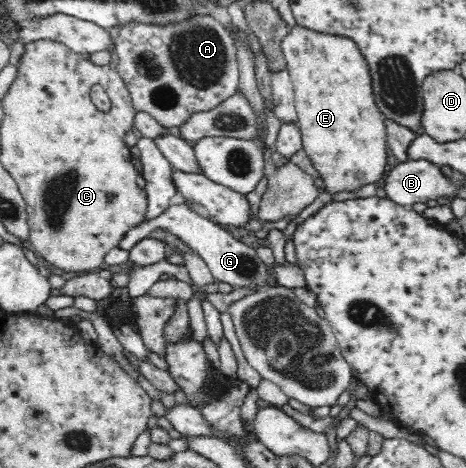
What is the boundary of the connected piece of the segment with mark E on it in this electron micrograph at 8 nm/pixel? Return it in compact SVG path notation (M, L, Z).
M294 25L291 26L289 34L283 38L281 46L294 90L294 109L296 110L296 121L302 134L302 148L309 158L311 168L319 174L316 182L323 188L315 202L311 206L307 206L283 230L287 239L292 240L297 228L309 220L313 214L317 214L323 206L335 202L335 196L355 194L355 192L361 192L365 186L383 181L387 174L389 154L387 154L386 117L376 105L367 63L361 53L357 52L355 44L346 38L323 36Z

